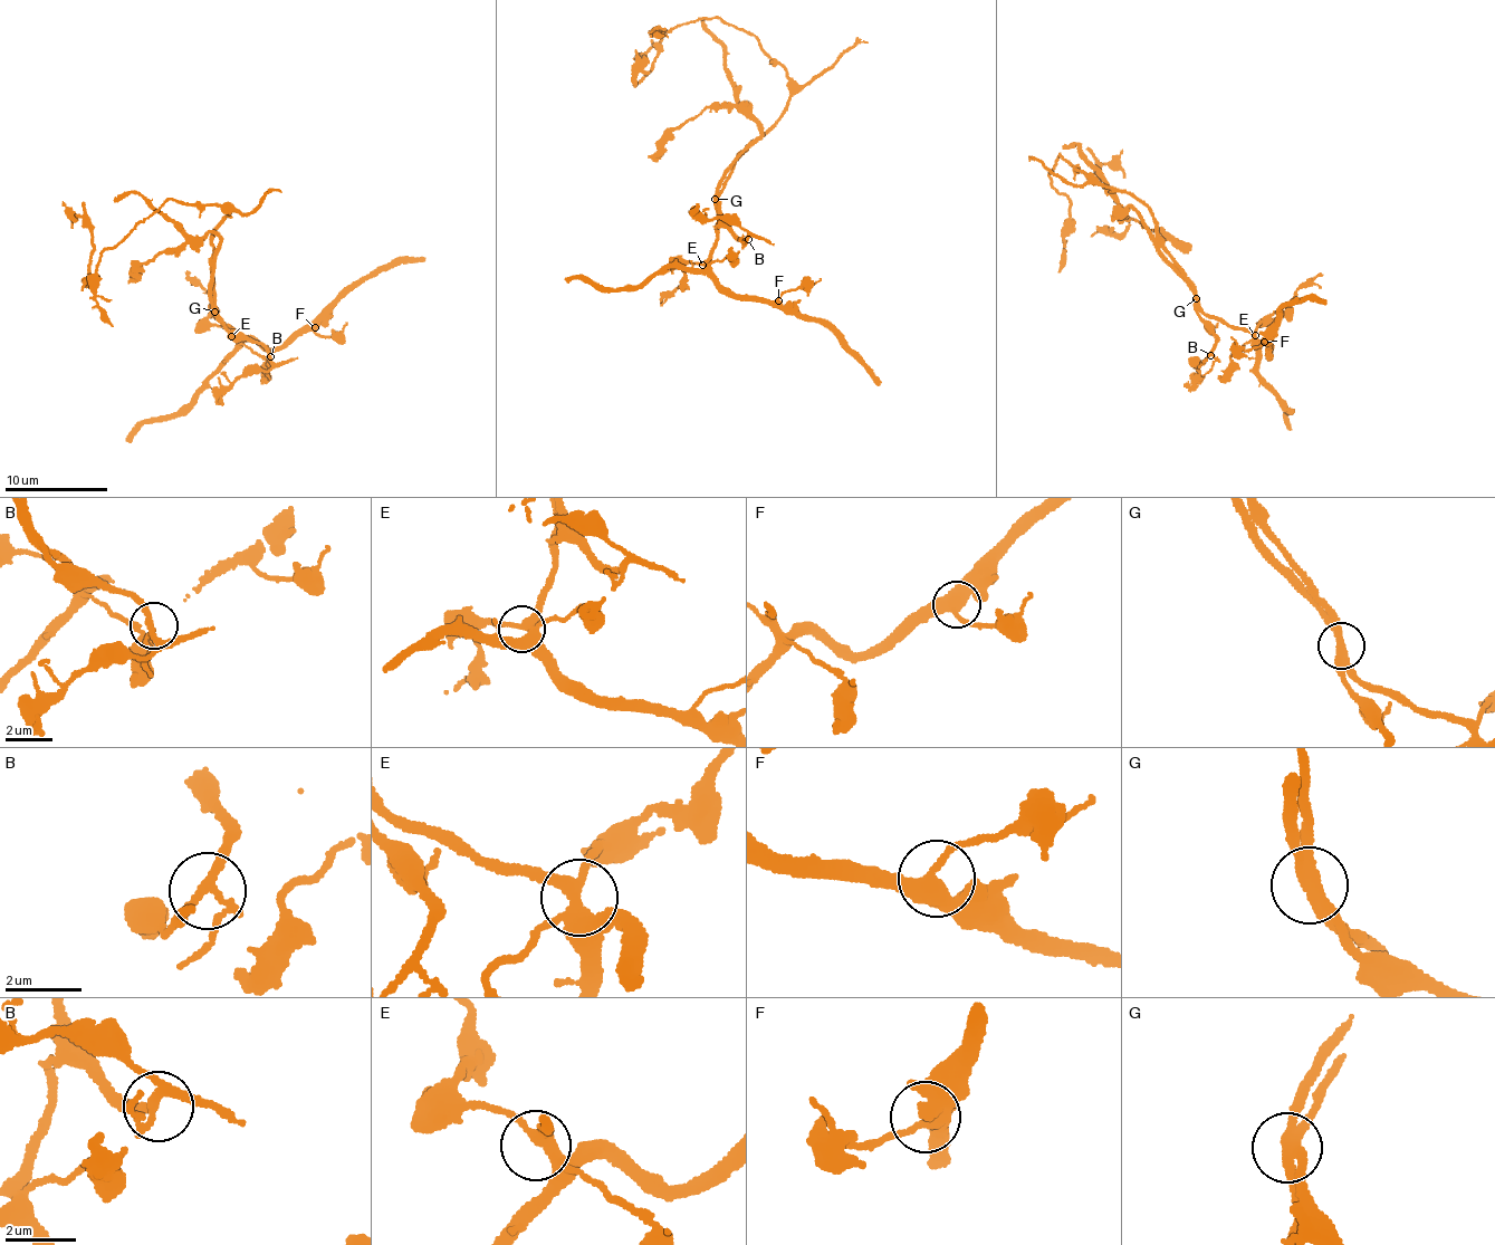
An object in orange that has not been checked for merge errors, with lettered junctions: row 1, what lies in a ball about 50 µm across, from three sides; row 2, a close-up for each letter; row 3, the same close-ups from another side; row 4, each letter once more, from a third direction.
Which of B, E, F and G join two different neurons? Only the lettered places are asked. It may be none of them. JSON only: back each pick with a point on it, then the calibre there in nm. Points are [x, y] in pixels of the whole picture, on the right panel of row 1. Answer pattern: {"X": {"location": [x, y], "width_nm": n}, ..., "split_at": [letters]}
{"G": {"location": [1196, 298], "width_nm": 360}, "split_at": ["G"]}

